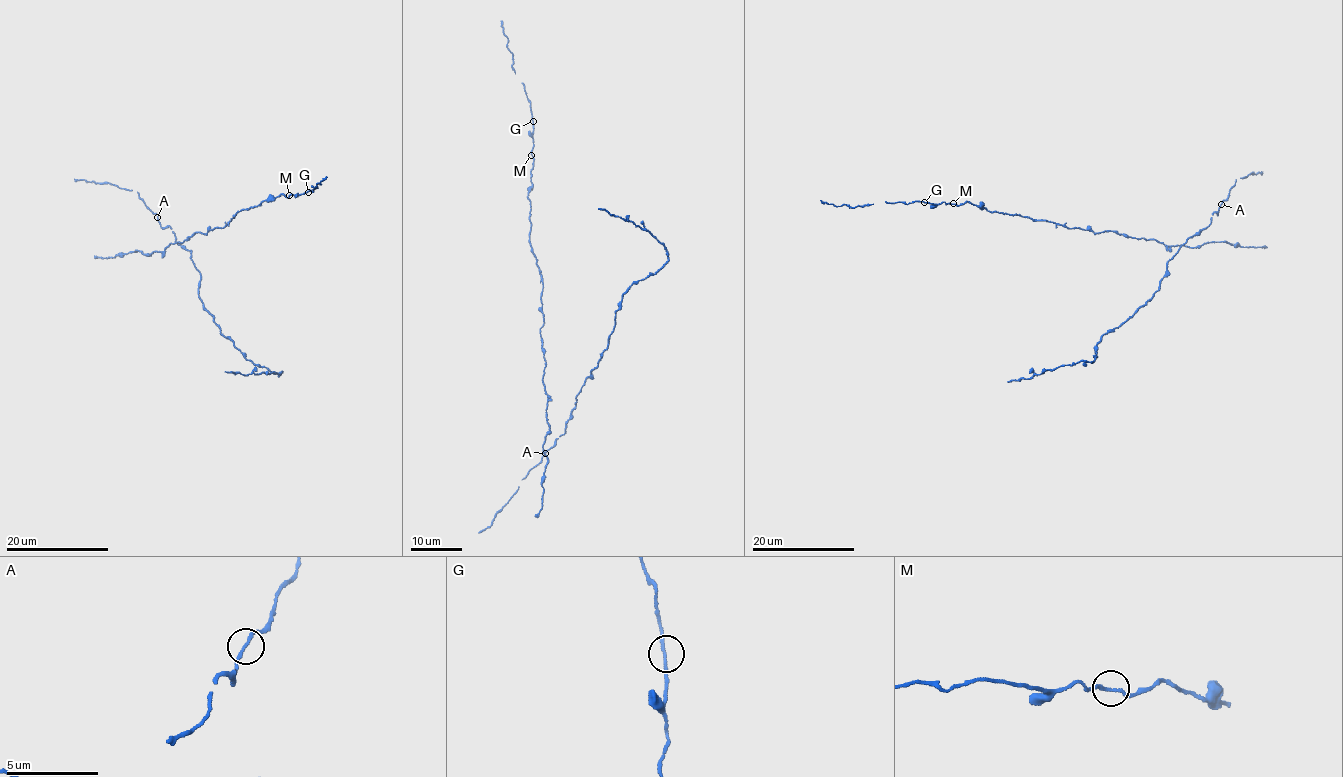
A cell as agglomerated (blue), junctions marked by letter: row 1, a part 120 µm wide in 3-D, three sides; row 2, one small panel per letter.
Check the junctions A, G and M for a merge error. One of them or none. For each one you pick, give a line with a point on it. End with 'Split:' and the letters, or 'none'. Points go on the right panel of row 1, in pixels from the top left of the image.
Split: none

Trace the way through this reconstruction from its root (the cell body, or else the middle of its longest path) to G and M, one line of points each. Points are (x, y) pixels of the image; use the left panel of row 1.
G: (181, 242), (195, 233), (203, 234), (225, 227), (237, 212), (264, 200), (282, 193), (287, 197), (308, 192)
M: (181, 242), (195, 233), (203, 234), (225, 227), (241, 210), (281, 194), (287, 197), (288, 195)

